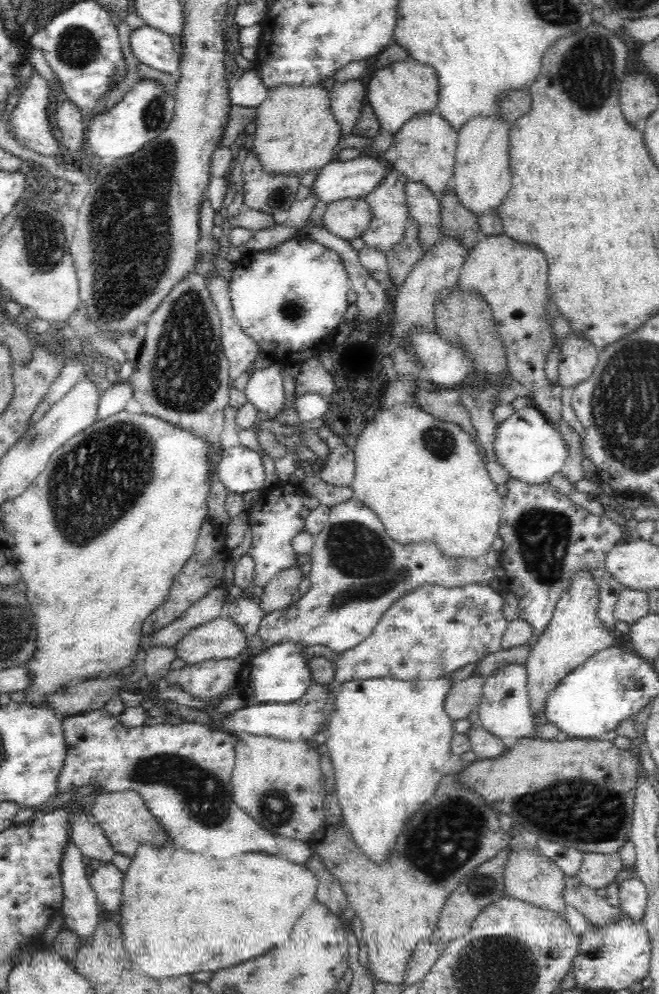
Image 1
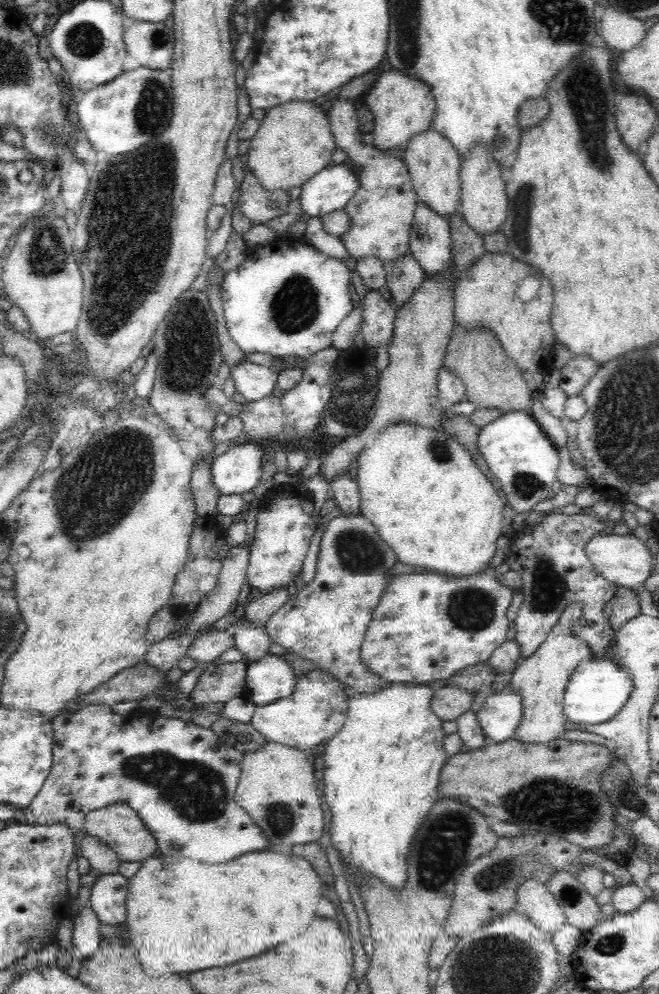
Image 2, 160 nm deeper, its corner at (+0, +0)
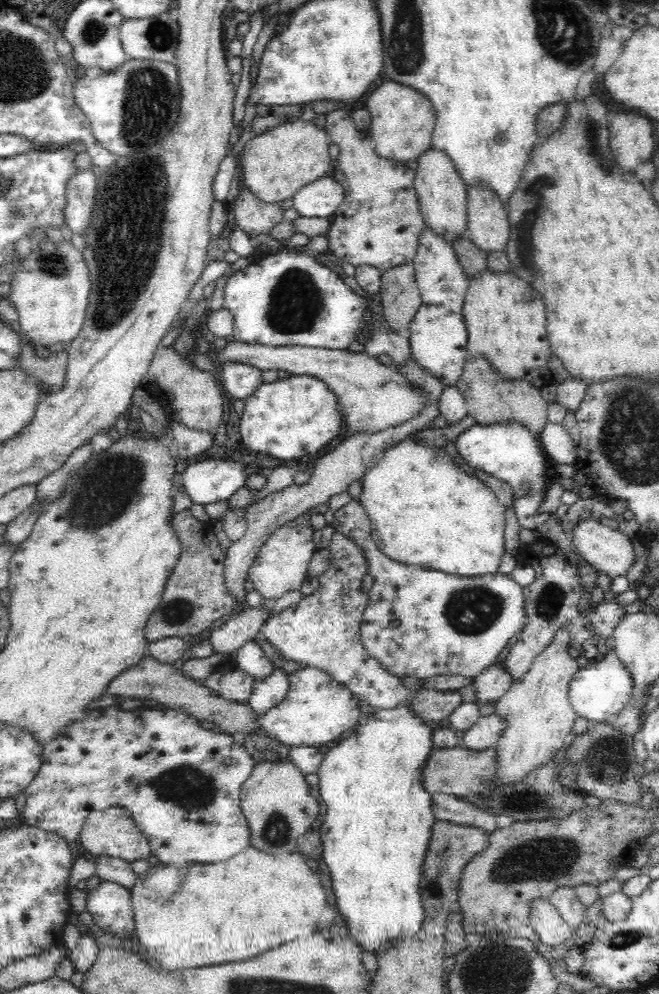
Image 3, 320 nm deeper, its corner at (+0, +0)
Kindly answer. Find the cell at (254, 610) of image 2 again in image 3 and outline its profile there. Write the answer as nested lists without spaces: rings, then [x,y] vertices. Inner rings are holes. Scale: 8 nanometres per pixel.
[[[247,606],[243,612],[219,623],[210,630],[211,635],[208,638],[212,652],[217,655],[235,653],[244,643],[252,641],[260,634],[262,622],[268,616],[269,609],[270,607],[254,609]]]

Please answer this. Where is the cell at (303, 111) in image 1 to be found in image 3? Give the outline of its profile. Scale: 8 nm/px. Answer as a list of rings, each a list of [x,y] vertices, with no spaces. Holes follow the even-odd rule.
[[[294,118],[251,138],[239,149],[240,173],[246,190],[266,203],[280,203],[292,199],[303,186],[333,171],[328,154],[330,137],[316,124]]]

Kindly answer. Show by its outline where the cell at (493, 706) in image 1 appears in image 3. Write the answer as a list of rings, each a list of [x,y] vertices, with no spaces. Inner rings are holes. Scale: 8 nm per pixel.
[[[500,714],[480,716],[461,737],[461,745],[470,750],[489,749],[497,744],[504,728],[506,723]]]

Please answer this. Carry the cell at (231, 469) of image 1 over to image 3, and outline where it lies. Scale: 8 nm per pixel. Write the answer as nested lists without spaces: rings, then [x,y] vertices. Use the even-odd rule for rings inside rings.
[[[220,459],[186,463],[181,484],[192,503],[205,505],[226,501],[244,480],[244,466],[230,466],[228,460]]]

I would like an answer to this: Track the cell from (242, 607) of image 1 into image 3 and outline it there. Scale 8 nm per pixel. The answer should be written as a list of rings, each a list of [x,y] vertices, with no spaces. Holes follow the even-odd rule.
[[[250,641],[244,643],[234,655],[234,659],[239,665],[239,669],[252,676],[256,681],[263,681],[268,678],[275,669],[270,659],[262,653],[260,645]]]

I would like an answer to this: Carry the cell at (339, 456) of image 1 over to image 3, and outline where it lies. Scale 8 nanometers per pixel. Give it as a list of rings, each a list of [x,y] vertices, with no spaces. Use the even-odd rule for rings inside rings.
[[[351,501],[341,509],[338,509],[335,512],[335,521],[335,529],[337,532],[352,539],[353,542],[362,549],[362,554],[364,554],[364,559],[366,559],[366,574],[369,574],[373,579],[372,586],[370,586],[370,590],[367,592],[368,600],[366,600],[366,608],[364,608],[360,620],[361,626],[359,633],[361,634],[361,641],[369,656],[378,660],[388,673],[392,673],[392,675],[400,678],[409,676],[424,679],[439,675],[460,675],[474,679],[494,663],[498,654],[504,650],[506,643],[513,636],[518,636],[524,630],[524,626],[527,625],[527,616],[525,616],[525,610],[523,610],[525,602],[525,598],[523,597],[523,587],[512,579],[512,575],[500,573],[500,571],[498,571],[496,573],[476,575],[475,577],[461,577],[456,574],[446,574],[439,570],[426,570],[416,565],[410,566],[400,564],[391,558],[388,558],[378,548],[378,545],[372,537],[372,526],[369,521],[368,513],[363,509],[360,502]]]

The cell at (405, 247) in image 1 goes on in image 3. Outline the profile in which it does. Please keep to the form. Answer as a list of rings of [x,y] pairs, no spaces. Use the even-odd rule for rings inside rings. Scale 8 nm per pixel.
[[[413,263],[392,267],[381,276],[380,302],[384,322],[399,333],[402,326],[412,321],[422,299],[415,281]]]

